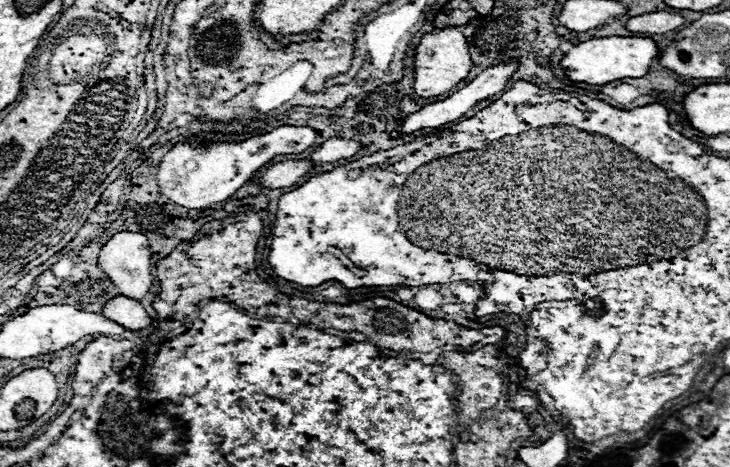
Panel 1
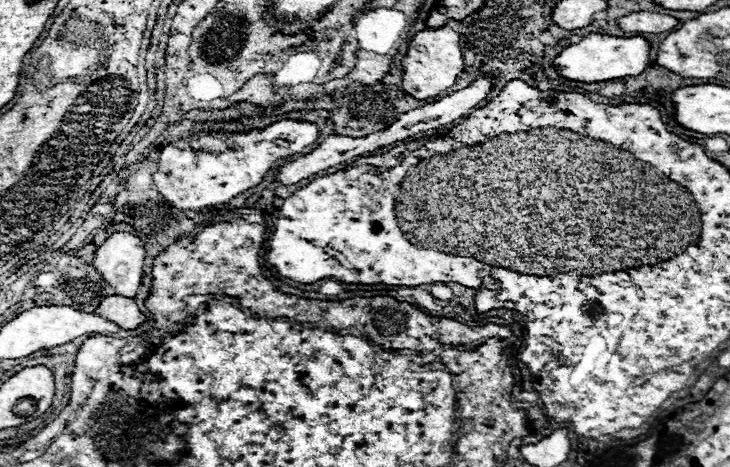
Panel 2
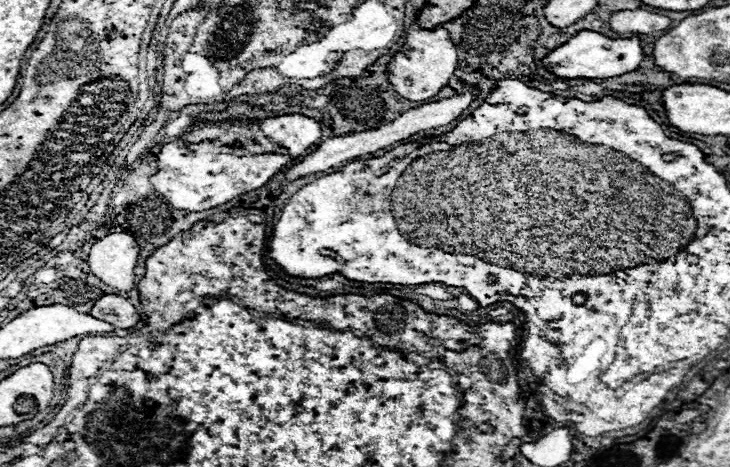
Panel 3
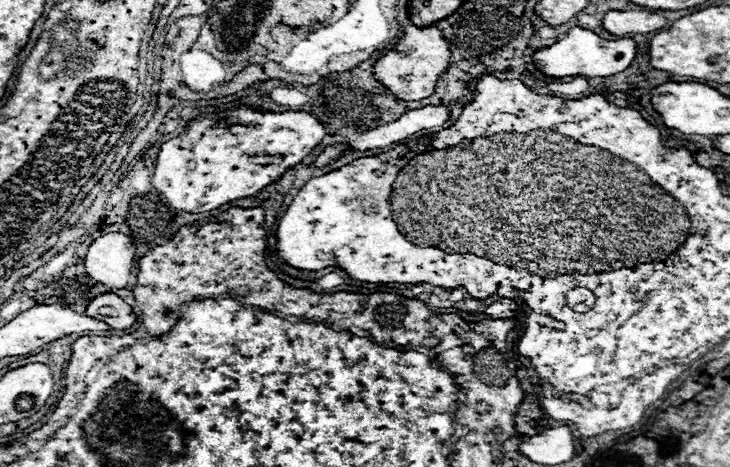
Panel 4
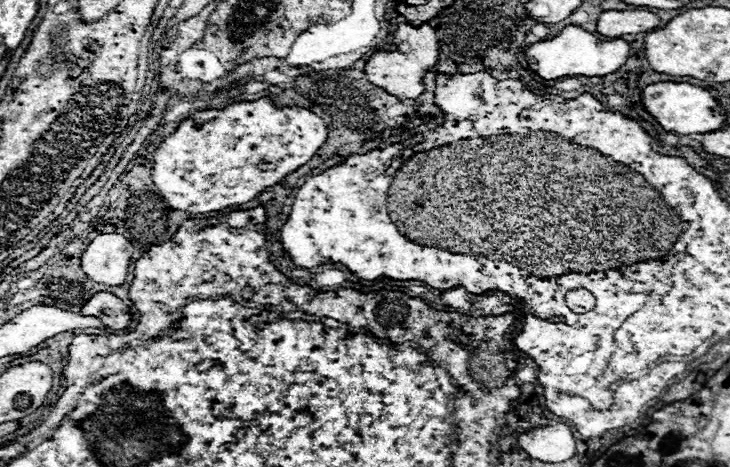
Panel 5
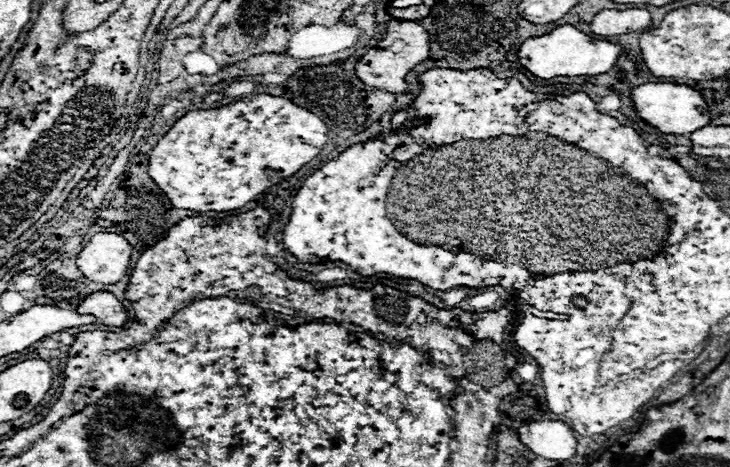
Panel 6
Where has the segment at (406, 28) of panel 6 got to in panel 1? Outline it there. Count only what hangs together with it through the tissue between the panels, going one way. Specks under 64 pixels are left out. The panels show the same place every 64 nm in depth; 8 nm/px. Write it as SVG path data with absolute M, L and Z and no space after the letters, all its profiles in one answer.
M452 26L430 32L430 34L426 32L414 50L412 62L414 62L412 88L420 98L432 98L432 96L446 94L450 88L454 88L458 82L462 82L472 68L472 62L468 56L468 42L462 36L462 32L458 28L452 28Z

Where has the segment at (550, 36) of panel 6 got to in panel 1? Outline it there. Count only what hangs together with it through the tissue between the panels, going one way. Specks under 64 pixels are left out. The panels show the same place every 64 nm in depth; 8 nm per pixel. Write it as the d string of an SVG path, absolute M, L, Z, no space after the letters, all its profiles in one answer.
M606 36L606 38L590 38L580 42L560 60L562 70L574 82L586 84L608 84L622 78L640 78L650 70L650 62L658 54L656 44L650 38L624 38L624 36Z

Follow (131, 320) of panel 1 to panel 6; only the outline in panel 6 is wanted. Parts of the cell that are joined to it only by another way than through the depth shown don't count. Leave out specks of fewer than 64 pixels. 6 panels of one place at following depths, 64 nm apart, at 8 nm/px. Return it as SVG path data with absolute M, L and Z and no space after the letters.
M94 292L86 296L76 308L76 312L94 314L100 320L100 324L106 324L106 326L124 326L128 320L126 308L110 292Z

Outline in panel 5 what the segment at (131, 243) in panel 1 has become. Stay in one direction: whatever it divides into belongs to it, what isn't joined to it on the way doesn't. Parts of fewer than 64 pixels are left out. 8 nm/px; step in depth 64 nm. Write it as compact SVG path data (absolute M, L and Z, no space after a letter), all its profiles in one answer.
M98 234L82 252L80 266L90 280L106 286L120 286L126 282L132 252L130 240L122 234Z

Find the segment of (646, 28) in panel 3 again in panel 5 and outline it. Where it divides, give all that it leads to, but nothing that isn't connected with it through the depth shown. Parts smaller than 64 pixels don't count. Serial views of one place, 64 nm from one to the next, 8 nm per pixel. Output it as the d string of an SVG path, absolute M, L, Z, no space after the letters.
M604 10L596 22L596 32L618 38L622 34L650 32L660 24L660 18L648 10Z

